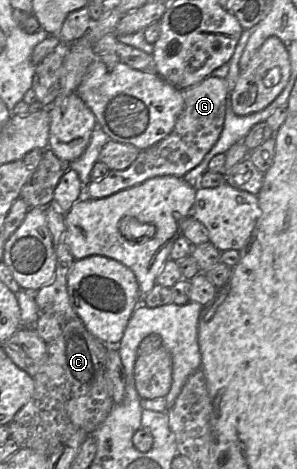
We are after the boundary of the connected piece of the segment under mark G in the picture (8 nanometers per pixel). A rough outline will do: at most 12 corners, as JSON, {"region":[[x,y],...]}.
{"region":[[225,78],[181,92],[170,134],[127,169],[86,186],[105,198],[154,177],[183,178],[223,130]]}

